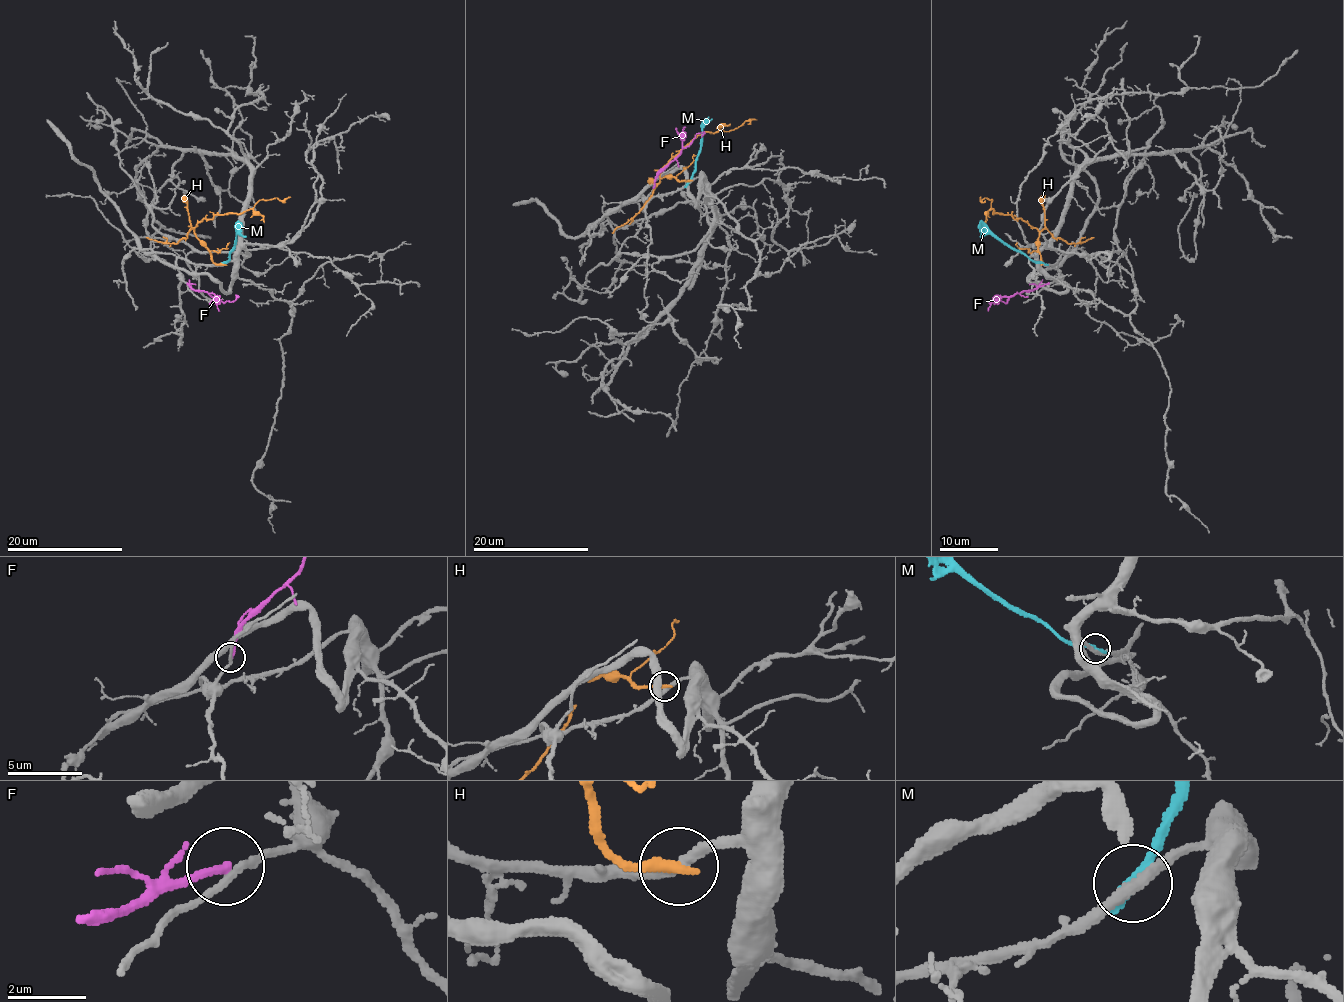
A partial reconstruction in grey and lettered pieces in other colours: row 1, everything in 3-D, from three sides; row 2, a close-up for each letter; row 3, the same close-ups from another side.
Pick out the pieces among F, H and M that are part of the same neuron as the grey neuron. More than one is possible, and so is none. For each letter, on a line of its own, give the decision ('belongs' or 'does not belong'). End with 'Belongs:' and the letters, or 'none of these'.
F: does not belong
H: does not belong
M: does not belong
Belongs: none of these

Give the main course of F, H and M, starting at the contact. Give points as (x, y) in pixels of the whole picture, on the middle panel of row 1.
F: (654, 187), (655, 177), (701, 132), (701, 137)
H: (690, 180), (661, 177), (659, 171), (699, 135), (719, 129), (726, 131), (757, 119)
M: (688, 183), (700, 150), (703, 123), (709, 116)

